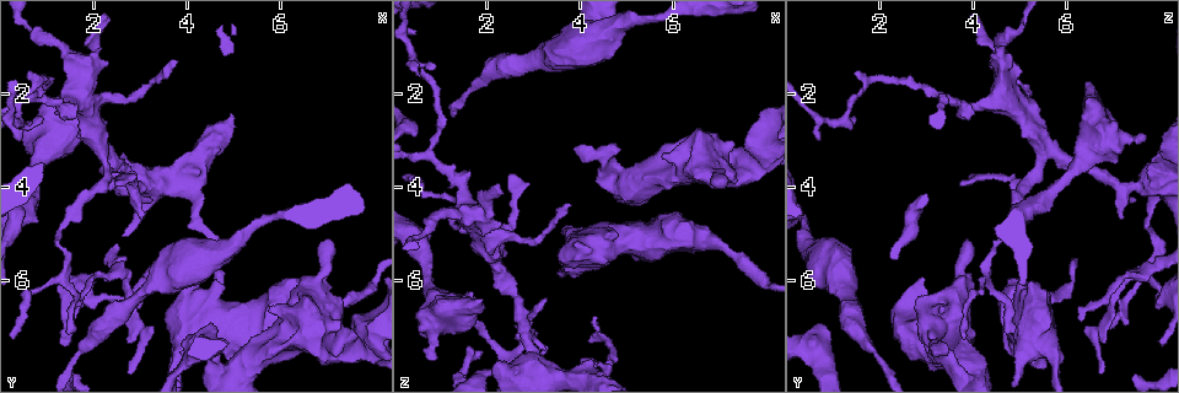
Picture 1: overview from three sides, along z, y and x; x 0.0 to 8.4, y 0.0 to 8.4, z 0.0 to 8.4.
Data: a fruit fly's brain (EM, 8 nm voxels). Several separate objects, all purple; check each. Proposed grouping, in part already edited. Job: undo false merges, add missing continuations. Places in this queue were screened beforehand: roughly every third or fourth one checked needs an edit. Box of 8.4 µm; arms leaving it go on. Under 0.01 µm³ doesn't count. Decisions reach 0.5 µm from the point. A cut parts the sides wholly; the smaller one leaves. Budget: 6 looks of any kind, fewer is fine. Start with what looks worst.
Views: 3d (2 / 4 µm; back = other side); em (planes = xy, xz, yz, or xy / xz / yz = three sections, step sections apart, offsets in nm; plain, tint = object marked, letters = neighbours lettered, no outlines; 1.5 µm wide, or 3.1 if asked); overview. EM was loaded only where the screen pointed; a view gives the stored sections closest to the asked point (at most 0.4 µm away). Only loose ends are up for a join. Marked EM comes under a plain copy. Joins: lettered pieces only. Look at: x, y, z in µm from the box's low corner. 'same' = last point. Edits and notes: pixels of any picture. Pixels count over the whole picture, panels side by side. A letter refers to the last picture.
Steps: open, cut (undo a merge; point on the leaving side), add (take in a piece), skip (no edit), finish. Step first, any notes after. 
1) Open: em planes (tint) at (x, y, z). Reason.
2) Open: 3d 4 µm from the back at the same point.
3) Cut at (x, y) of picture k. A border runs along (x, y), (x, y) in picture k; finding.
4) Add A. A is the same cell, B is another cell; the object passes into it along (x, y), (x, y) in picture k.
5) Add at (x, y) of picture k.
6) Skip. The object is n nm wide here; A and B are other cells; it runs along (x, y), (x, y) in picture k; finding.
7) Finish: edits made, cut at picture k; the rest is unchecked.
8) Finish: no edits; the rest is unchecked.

Open: 3d 4 µm at (1.50, 6.80, 6.30). An open end.

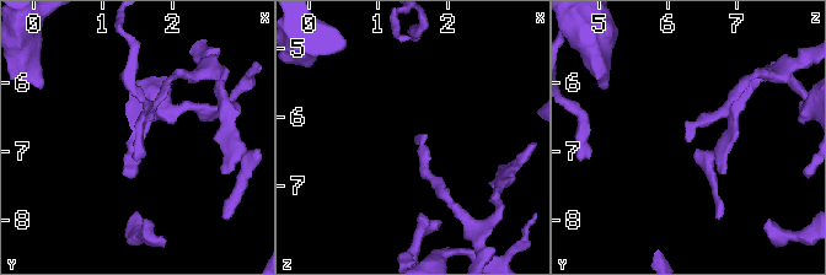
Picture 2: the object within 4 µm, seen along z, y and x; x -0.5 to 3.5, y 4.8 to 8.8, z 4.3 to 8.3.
Open: em yz step 4 (letters) at (1.50, 6.85, 6.30).

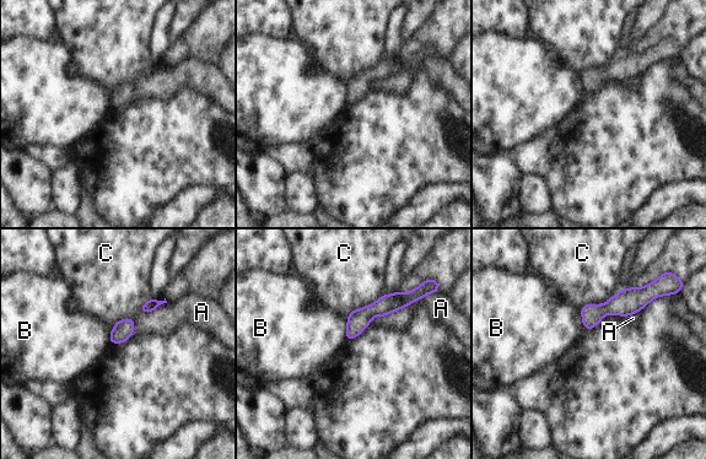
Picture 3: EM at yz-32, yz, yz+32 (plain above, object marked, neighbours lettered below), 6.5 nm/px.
Open: em planes (letters) at the same point. Another direction.

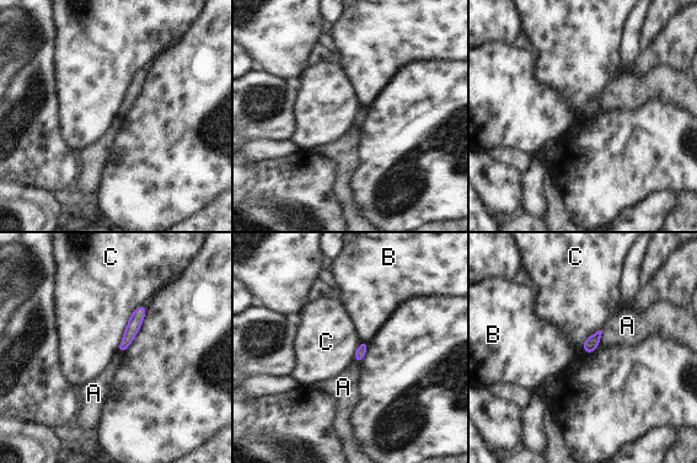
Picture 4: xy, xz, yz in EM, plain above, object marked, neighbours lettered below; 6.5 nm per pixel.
Skip. A, B and C are other cells; it runs along (143, 308), (121, 349) in picture 4; none of them fits.

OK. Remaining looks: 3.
Open: 3d 4 µm at (1.00, 2.15, 6.40).

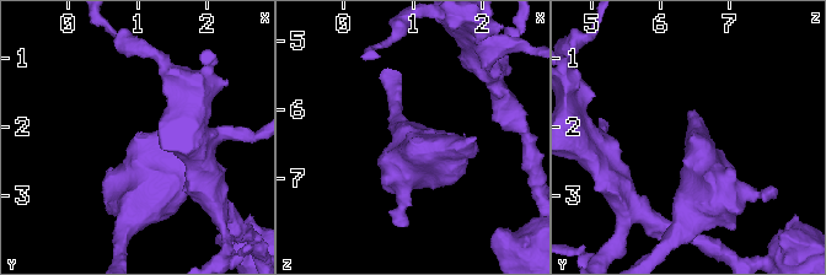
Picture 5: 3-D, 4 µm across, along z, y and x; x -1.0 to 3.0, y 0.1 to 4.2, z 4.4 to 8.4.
Open: em xz step 8 (tint) at (1.00, 2.10, 6.45). Shape alone is not enough.

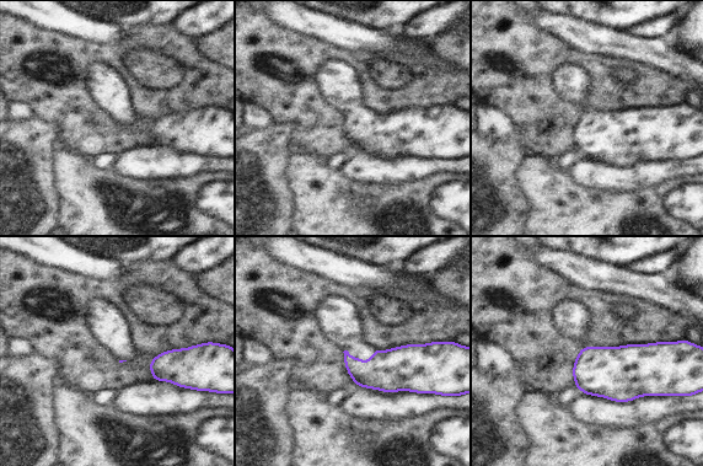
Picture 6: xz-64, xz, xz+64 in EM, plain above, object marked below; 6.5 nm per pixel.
Open: em planes (letters) at the same point. Cut it another way.

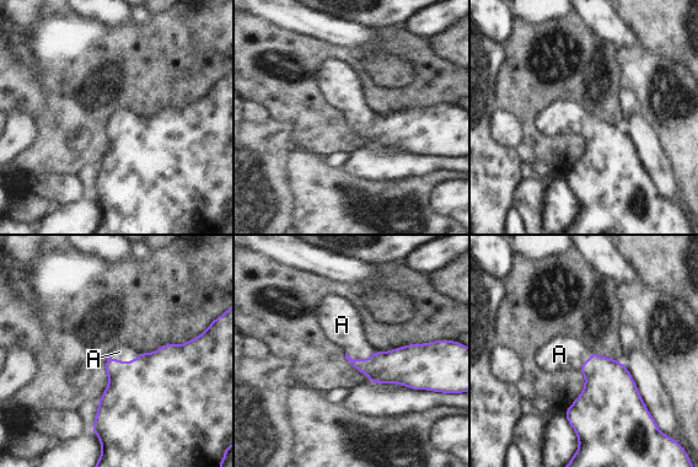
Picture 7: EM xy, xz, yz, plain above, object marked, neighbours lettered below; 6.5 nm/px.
Add A. A is the same cell; the object passes into it along (141, 395), (123, 361), (119, 352) in picture 7; it goes on there.

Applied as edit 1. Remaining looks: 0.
Finish: edits made, add at picture 7; the rest is unchecked.

